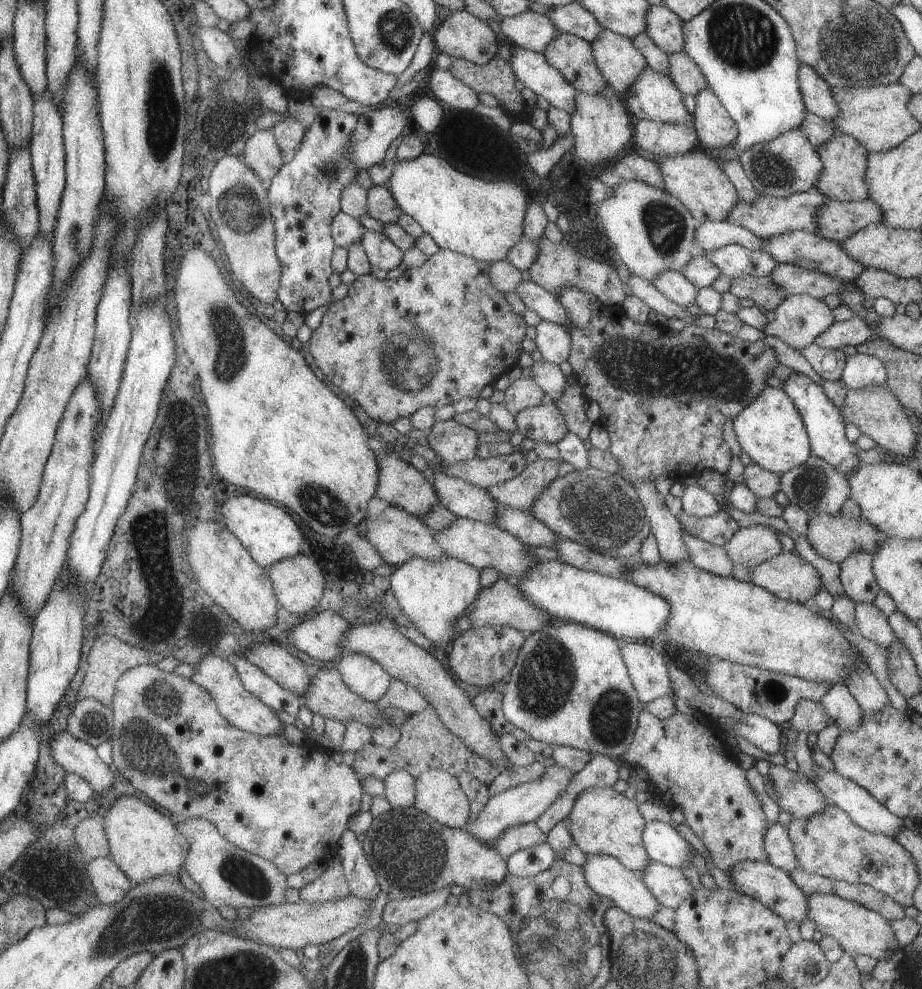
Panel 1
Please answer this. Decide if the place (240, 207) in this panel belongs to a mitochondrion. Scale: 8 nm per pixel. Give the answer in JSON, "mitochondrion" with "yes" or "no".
{"mitochondrion":"yes"}

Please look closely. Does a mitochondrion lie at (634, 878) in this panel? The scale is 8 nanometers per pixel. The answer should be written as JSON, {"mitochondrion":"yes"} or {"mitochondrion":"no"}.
{"mitochondrion":"no"}

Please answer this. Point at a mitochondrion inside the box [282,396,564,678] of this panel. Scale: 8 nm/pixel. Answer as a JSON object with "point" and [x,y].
{"point":[323,508]}

